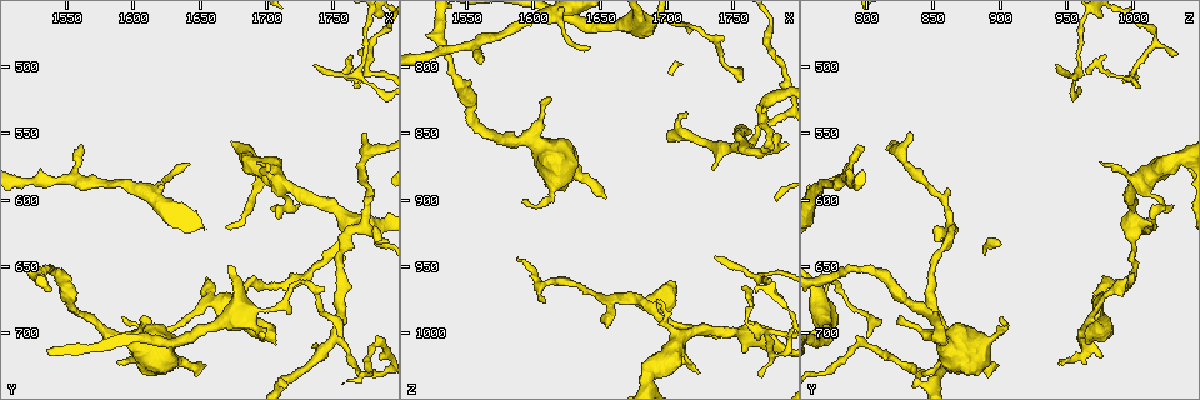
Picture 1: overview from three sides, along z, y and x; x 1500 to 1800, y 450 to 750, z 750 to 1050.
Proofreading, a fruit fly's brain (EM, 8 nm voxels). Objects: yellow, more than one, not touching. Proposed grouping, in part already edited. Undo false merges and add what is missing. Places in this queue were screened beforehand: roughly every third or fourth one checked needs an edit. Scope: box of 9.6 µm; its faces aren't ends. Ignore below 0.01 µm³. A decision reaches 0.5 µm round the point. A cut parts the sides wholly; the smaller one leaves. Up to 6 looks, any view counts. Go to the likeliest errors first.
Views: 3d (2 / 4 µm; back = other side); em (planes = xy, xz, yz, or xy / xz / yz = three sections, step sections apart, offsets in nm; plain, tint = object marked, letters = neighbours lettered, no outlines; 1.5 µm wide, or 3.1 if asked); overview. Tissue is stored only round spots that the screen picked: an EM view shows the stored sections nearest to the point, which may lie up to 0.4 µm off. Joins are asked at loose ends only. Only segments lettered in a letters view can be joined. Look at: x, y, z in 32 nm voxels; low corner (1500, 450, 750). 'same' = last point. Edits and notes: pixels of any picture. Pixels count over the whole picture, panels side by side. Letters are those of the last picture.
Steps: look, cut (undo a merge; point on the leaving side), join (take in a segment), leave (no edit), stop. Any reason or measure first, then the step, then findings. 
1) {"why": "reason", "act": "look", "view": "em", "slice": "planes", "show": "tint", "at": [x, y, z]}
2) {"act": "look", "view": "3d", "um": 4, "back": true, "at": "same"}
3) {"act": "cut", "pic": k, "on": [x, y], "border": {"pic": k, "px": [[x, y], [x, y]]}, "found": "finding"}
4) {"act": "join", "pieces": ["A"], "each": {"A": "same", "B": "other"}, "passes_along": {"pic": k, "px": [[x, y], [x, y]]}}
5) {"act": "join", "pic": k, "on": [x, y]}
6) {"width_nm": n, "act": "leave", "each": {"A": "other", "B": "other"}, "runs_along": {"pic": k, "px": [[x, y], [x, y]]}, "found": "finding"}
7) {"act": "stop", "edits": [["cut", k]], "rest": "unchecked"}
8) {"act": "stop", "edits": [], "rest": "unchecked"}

{"why": "branch stops here", "act": "look", "view": "em", "slice": "yz", "step": 8, "show": "plain", "at": [1704, 708, 966]}

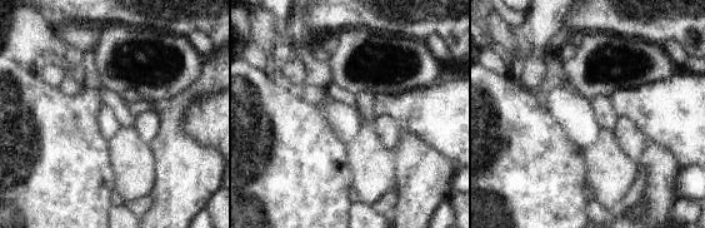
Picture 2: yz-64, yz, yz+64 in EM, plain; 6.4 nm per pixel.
{"why": "see the neighbours", "act": "look", "view": "em", "slice": "yz", "step": 8, "show": "letters", "at": "same"}

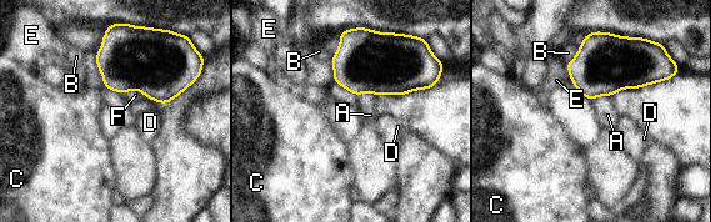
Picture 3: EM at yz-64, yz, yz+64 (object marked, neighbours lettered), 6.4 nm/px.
{"act": "leave", "each": {"A": "other", "B": "other", "C": "other", "D": "other", "E": "other", "F": "other"}, "border": {"pic": 3, "px": [[601, 95], [592, 100]]}, "found": "none of them fits"}

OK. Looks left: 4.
{"why": "branch stops here", "act": "look", "view": "3d", "um": 4, "at": [1656, 724, 900]}

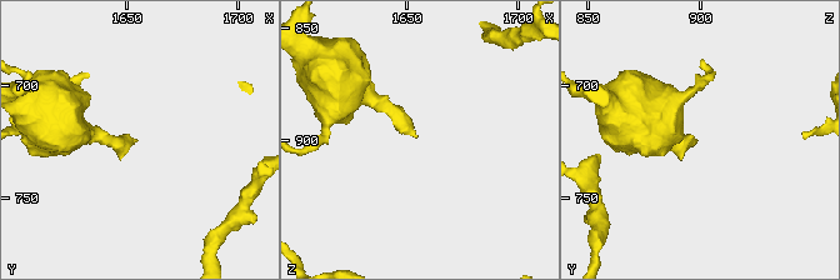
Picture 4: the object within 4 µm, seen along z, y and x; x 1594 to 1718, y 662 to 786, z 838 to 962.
{"act": "look", "view": "em", "slice": "yz", "step": 8, "show": "letters", "at": [1655, 724, 900]}

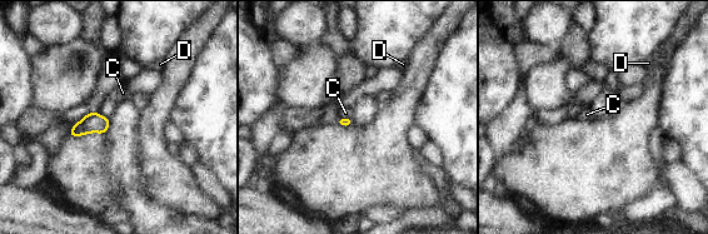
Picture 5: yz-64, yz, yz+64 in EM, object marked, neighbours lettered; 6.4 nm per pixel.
{"longest_contact_nm": ["C", 100], "act": "leave", "each": {"C": "other", "D": "other"}, "border": {"pic": 5, "px": [[338, 116], [352, 118]]}, "found": "none of them fits"}

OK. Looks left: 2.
{"why": "three-way junction", "act": "look", "view": "em", "slice": "planes", "show": "tint", "at": [1776, 502, 1000]}

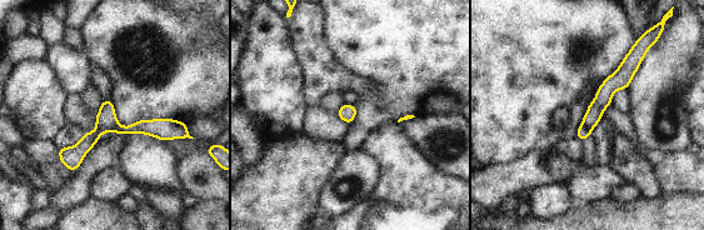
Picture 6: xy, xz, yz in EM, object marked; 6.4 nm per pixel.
{"act": "look", "view": "em", "slice": "planes", "show": "letters", "at": "same"}

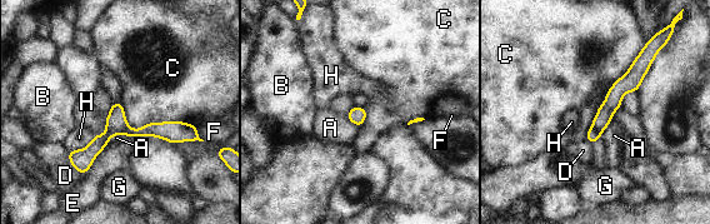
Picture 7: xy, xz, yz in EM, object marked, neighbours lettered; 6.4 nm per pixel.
{"act": "cut", "pic": 7, "on": [613, 101], "each": {"A": "other", "B": "other", "C": "other", "D": "other", "E": "other", "F": "other", "G": "other", "H": "other"}, "found": "two neurons meet here"}

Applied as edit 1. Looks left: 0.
{"act": "stop", "edits": [["cut", 7]], "rest": "unchecked"}

